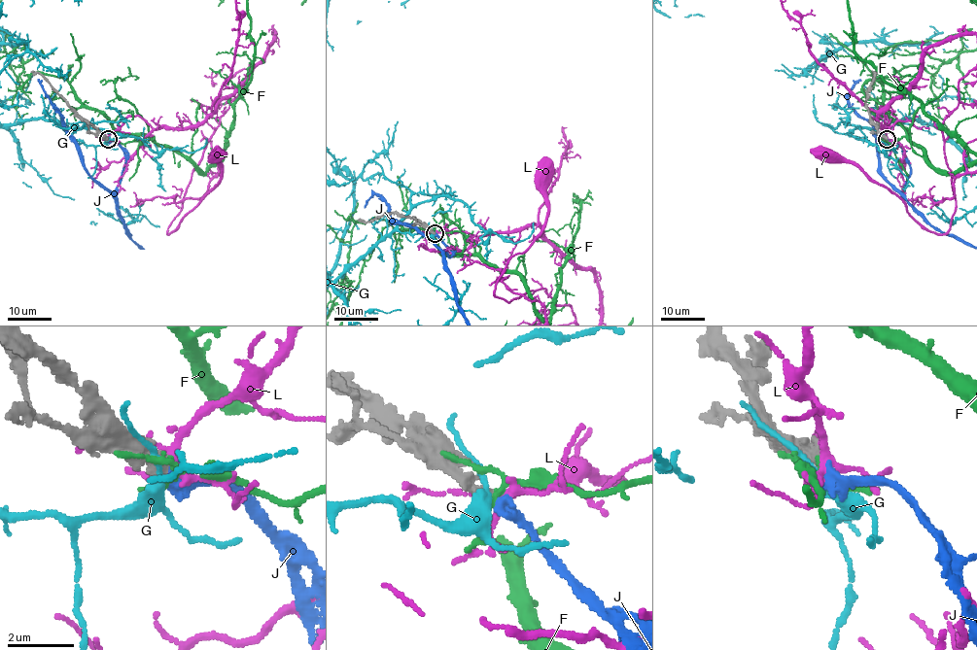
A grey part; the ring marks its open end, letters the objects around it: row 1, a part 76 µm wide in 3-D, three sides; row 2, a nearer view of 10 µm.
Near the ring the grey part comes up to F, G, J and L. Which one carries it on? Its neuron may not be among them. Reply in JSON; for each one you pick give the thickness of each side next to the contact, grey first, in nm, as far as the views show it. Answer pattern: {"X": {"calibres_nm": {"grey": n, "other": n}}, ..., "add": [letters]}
{"J": {"calibres_nm": {"grey": 400, "other": 240}}, "add": ["J"]}

